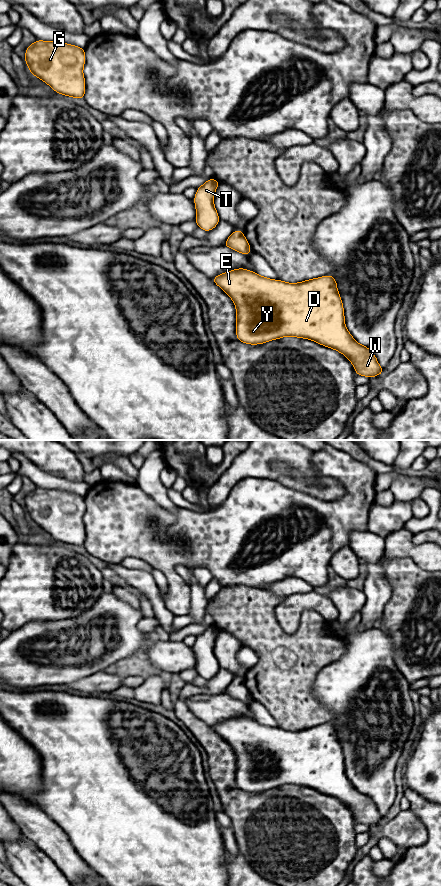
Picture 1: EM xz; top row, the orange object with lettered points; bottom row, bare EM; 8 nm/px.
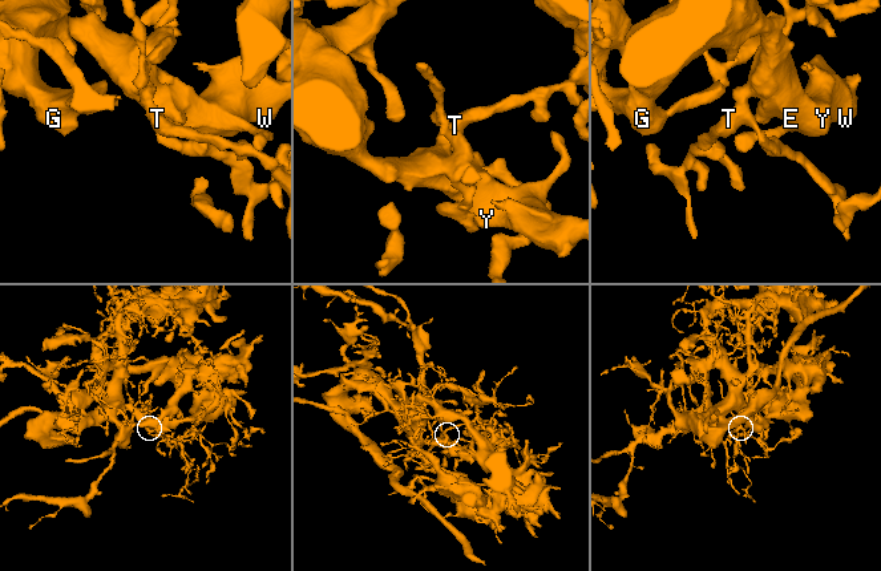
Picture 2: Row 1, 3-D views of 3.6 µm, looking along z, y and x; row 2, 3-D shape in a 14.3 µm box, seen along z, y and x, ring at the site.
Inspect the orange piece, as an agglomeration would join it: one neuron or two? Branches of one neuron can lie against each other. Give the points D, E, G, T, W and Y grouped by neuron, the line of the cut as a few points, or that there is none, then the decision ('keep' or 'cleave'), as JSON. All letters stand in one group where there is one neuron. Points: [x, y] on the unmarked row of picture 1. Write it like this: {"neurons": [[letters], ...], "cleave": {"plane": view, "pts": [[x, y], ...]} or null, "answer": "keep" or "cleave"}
{"neurons": [["D", "E", "G", "T", "W", "Y"]], "cleave": null, "answer": "keep"}

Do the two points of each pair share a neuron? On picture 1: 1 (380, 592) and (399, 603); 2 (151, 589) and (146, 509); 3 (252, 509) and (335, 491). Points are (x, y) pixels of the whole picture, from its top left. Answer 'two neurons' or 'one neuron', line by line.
1: two neurons
2: two neurons
3: two neurons

